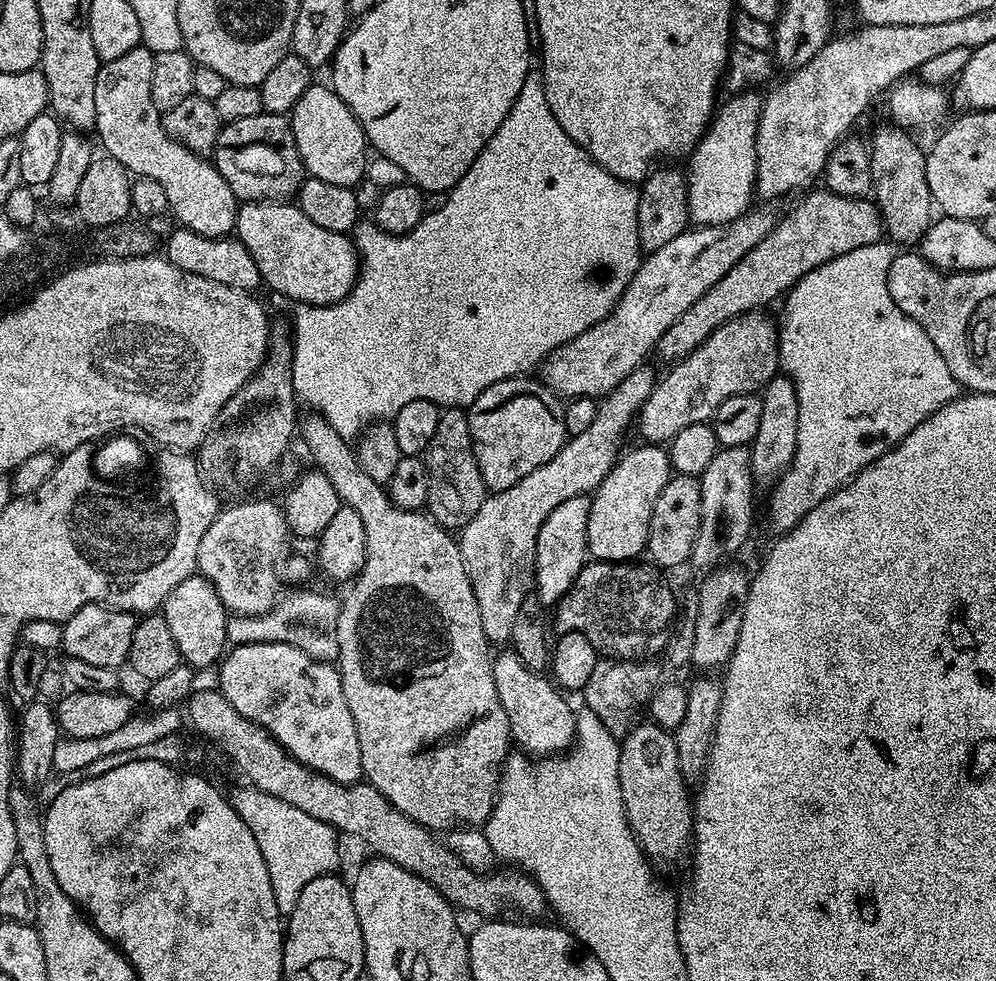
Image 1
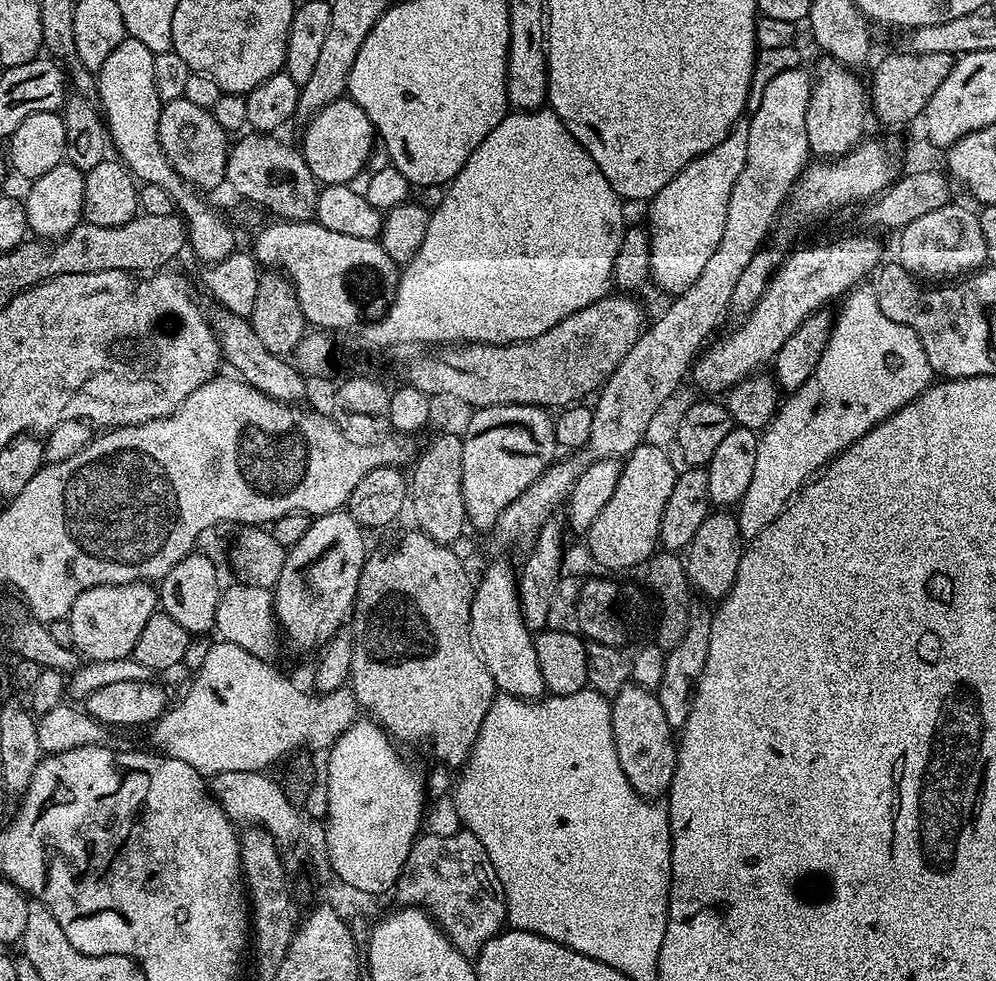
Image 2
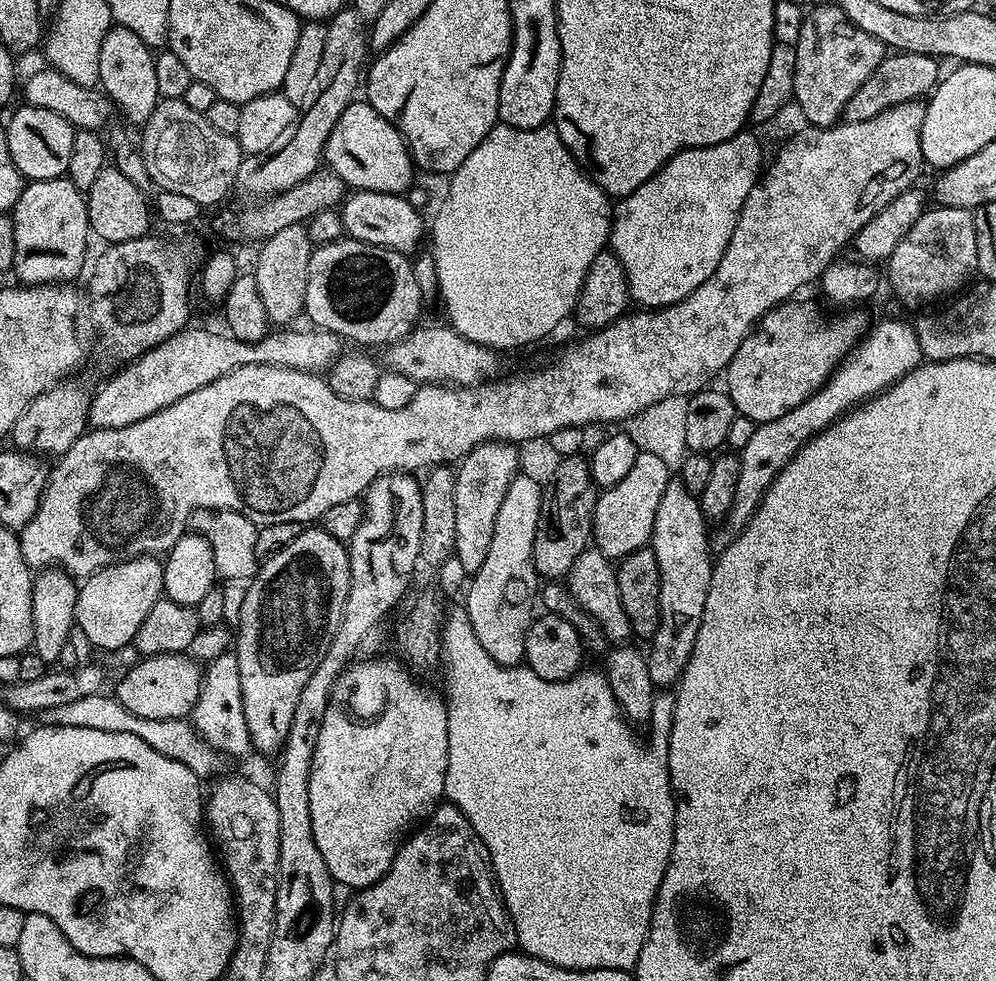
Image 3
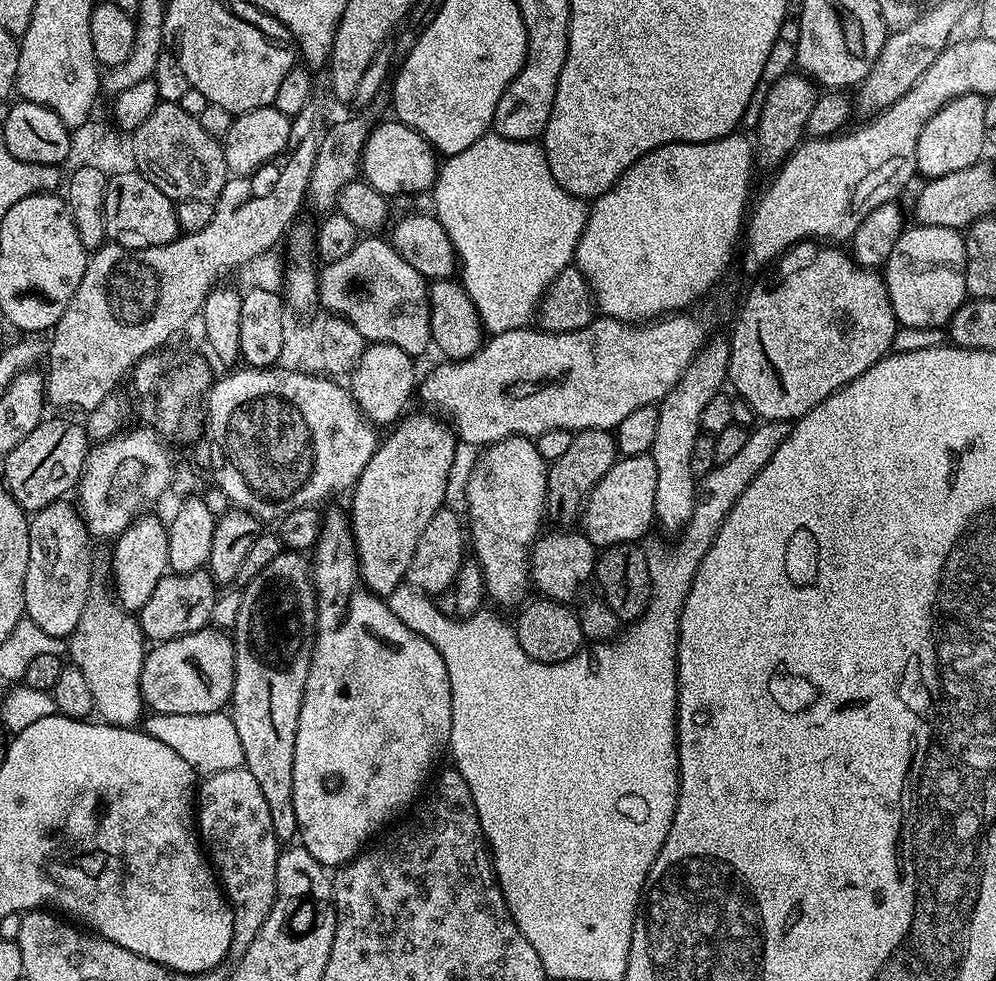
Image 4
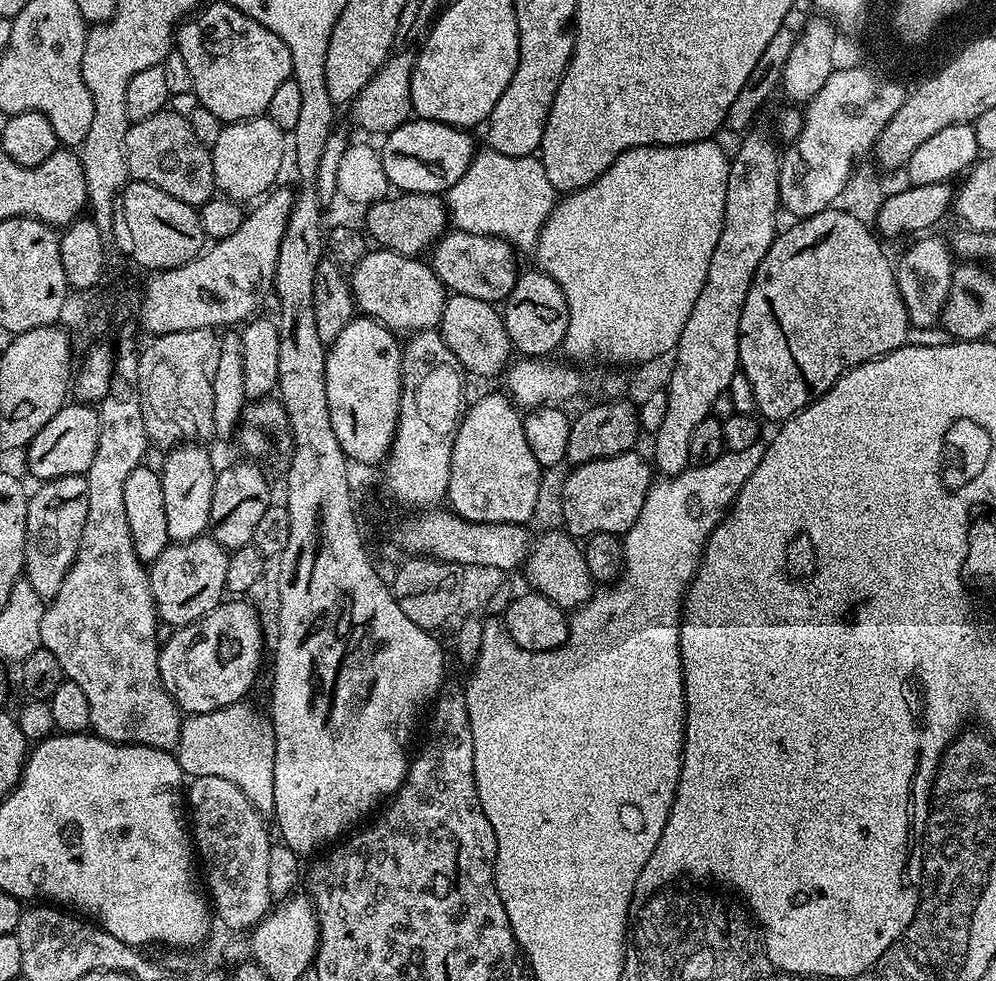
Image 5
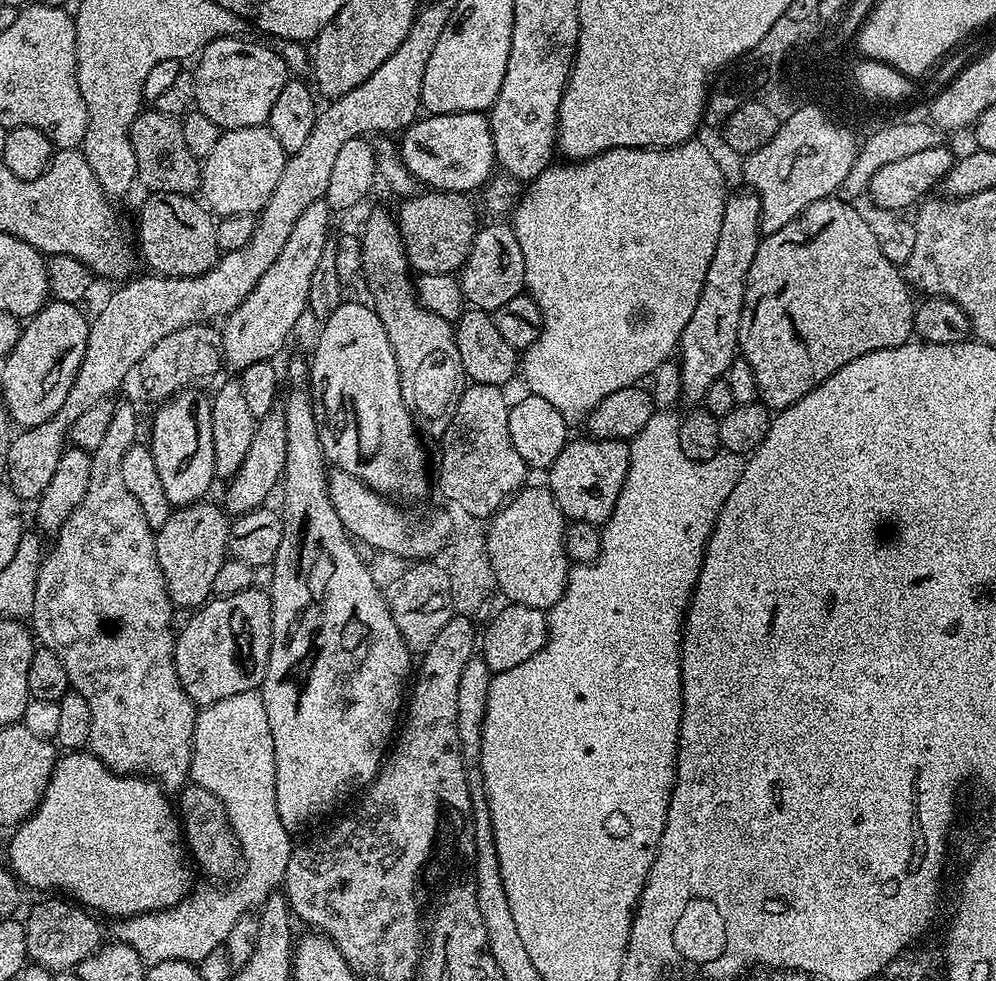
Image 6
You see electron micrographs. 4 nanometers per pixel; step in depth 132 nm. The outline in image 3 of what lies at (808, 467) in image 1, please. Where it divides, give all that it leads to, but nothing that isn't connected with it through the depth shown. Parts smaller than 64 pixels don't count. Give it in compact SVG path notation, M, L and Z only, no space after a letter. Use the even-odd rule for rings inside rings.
M880 320L876 324L875 321L869 327L863 339L844 357L844 361L841 362L839 368L828 377L828 381L813 396L806 398L806 402L802 402L802 406L794 406L794 410L782 414L782 418L774 418L765 424L757 424L750 442L746 442L746 446L739 449L738 452L740 457L738 490L734 490L732 510L726 517L726 525L728 524L730 531L727 532L726 529L720 528L716 532L715 529L710 540L711 551L716 554L723 552L725 546L728 545L730 533L738 533L748 525L749 518L758 510L758 506L762 502L766 490L774 482L774 478L778 478L778 474L788 465L790 458L794 458L794 454L798 454L798 450L807 440L814 438L824 428L829 428L834 421L851 412L853 408L863 404L865 400L871 400L879 392L885 392L890 385L897 384L907 372L913 372L920 363L922 363L922 357L918 346L918 338L916 337L915 327L911 323L903 324L900 320Z

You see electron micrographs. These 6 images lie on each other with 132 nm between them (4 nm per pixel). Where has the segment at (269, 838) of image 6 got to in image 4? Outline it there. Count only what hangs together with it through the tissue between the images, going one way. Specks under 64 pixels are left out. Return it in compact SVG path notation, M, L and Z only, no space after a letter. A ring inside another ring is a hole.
M221 710L210 714L162 714L157 712L149 717L149 720L147 717L143 721L143 731L158 738L158 742L164 743L165 746L170 746L170 750L175 750L185 762L190 762L190 766L196 773L211 774L222 770L234 770L243 765L242 742L238 742L238 730L234 730L234 722L227 711Z

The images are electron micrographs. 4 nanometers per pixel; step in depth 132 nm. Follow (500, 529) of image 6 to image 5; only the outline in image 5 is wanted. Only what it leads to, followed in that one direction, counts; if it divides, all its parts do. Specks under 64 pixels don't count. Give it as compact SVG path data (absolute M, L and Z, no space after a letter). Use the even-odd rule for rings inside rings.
M559 531L544 532L533 539L528 558L522 565L522 573L528 579L527 587L531 591L539 592L560 608L575 610L591 598L594 581L590 570L586 570L583 547L567 531Z

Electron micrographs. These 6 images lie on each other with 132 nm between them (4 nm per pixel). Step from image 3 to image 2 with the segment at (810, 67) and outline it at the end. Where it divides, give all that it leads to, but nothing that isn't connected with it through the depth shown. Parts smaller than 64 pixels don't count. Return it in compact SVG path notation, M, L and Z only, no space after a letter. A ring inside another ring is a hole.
M824 62L820 68L820 73L815 73L812 86L812 97L806 110L806 142L809 153L813 157L824 160L838 160L842 156L847 156L849 152L856 149L856 145L865 139L864 127L868 124L868 114L870 118L870 92L859 80L857 73L853 69L844 67L843 64L835 62Z

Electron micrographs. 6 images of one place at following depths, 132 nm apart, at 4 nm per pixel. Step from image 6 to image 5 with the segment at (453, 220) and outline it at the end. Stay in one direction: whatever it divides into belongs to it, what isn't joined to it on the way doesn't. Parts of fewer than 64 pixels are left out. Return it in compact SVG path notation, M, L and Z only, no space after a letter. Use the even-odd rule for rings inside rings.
M430 192L392 194L371 205L367 212L367 235L371 239L373 236L380 243L377 244L379 247L389 252L397 252L403 256L413 258L427 253L435 245L436 241L444 235L450 224L447 203L439 195Z

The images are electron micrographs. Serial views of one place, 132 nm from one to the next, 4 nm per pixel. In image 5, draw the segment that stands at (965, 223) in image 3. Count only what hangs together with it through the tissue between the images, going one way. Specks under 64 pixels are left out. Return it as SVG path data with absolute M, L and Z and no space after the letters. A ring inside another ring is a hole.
M924 234L913 239L916 241L901 254L900 261L897 259L894 264L908 322L914 328L930 328L939 321L940 311L944 309L952 285L954 253L945 241L943 244L938 237L932 235L936 234Z

